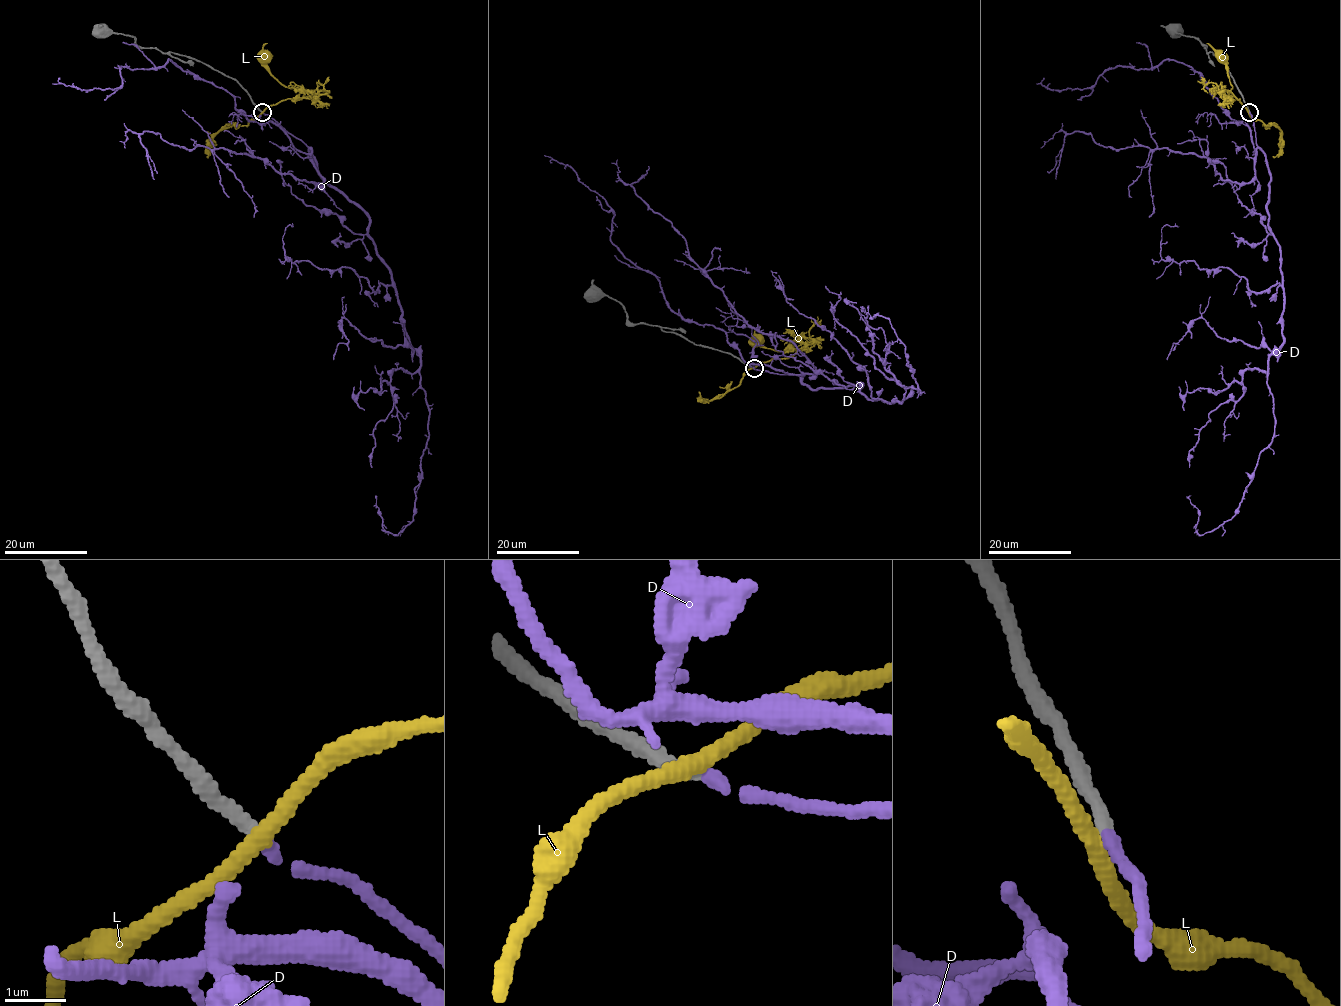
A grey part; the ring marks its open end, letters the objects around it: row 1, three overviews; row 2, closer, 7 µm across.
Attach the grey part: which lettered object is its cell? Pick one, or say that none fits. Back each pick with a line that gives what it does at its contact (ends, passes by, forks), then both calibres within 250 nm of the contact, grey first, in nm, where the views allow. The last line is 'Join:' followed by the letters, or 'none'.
D: it ends there; 240 nm thick on the grey side, 180 nm on the other
Join: D

